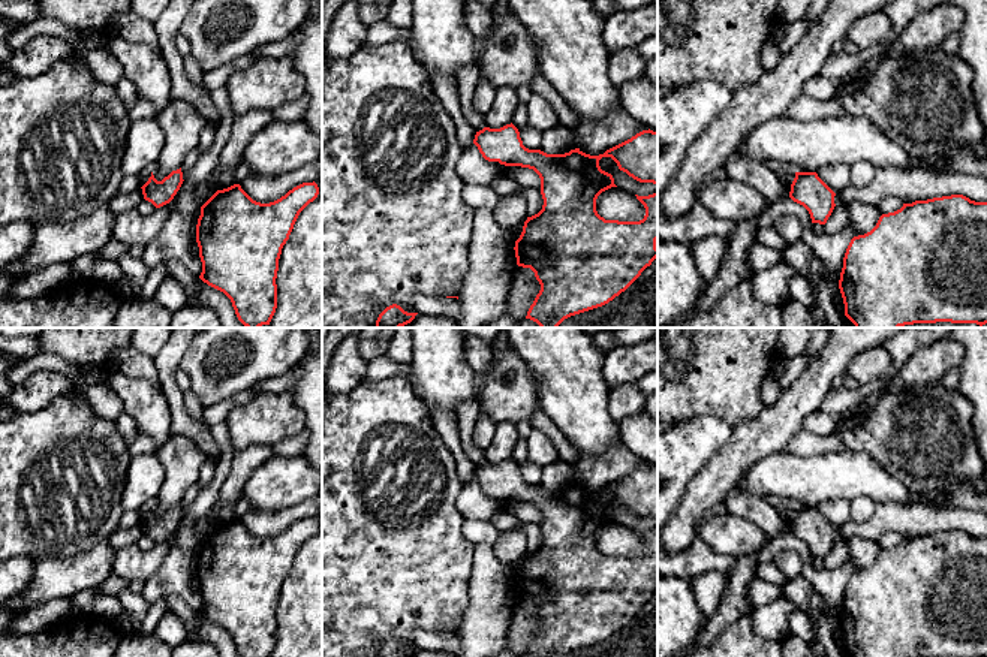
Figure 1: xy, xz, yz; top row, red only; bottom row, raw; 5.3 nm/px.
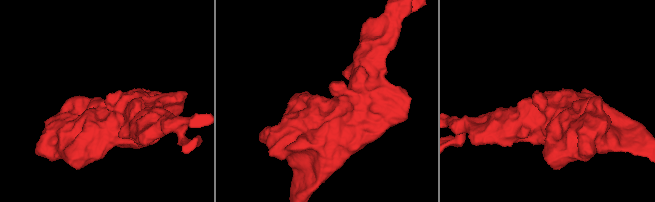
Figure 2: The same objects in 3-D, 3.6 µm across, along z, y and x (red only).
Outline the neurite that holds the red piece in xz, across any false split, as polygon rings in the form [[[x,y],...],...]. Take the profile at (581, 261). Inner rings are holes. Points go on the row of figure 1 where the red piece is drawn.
[[[512,123],[500,129],[484,127],[476,132],[473,144],[485,160],[529,168],[541,178],[542,210],[527,217],[514,247],[517,265],[530,268],[541,284],[526,319],[541,328],[557,328],[571,316],[613,301],[658,257],[658,193],[635,195],[646,208],[640,221],[605,220],[596,211],[598,196],[617,187],[613,175],[601,169],[602,157],[611,157],[634,180],[658,186],[658,132],[643,130],[599,156],[586,154],[580,148],[565,154],[529,150]]]

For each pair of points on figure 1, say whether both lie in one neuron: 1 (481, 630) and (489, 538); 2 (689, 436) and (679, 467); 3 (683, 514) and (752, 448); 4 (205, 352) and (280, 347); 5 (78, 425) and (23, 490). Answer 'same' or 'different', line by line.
1: different
2: same
3: same
4: same
5: same

